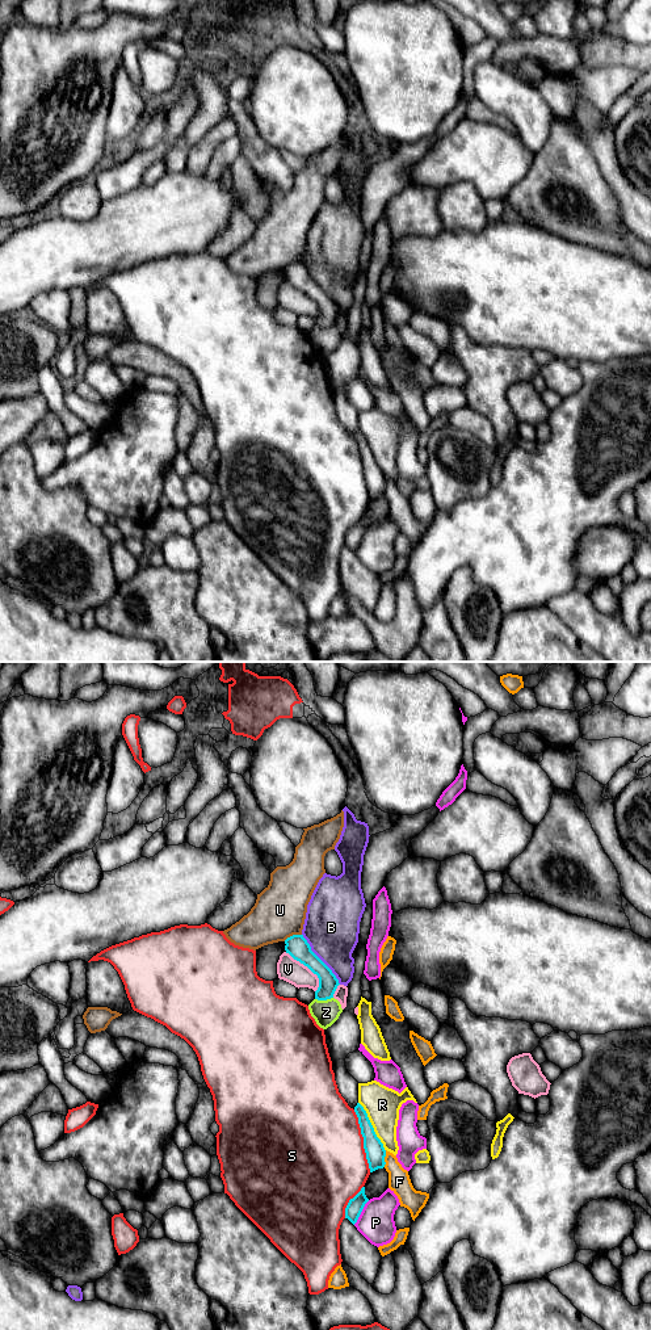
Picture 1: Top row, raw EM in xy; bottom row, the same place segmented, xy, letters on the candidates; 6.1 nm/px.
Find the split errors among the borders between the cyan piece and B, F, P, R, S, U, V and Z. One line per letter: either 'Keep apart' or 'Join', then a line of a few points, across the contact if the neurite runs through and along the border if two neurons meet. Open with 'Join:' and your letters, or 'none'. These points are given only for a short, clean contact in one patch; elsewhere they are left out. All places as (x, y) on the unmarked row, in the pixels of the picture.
Join: none
B: Keep apart
F: Keep apart
P: Keep apart
R: Keep apart
S: Keep apart
U: Keep apart. Line: xy (301, 261), (293, 261), (284, 268)
V: Keep apart
Z: Keep apart. Line: xy (332, 324), (315, 327)

